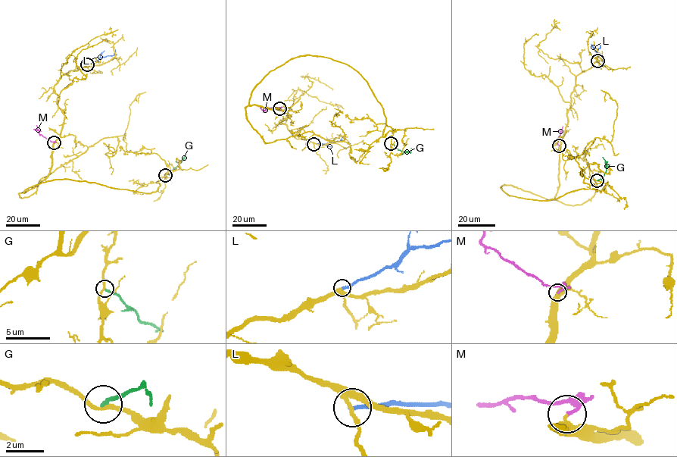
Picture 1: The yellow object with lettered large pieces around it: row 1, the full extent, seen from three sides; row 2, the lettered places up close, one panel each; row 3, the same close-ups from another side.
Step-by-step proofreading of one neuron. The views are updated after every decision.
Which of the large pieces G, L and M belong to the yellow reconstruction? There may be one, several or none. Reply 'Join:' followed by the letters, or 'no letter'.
Join: M

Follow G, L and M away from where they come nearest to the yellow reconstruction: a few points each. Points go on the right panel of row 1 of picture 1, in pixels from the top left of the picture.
G: (597, 180), (606, 171), (605, 161), (602, 157)
L: (597, 60), (597, 53), (591, 43)
M: (559, 145), (558, 138), (561, 132), (558, 130)

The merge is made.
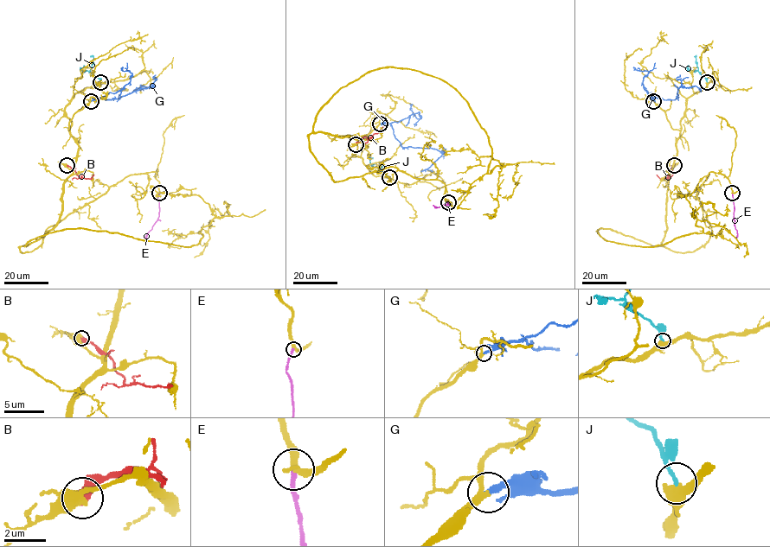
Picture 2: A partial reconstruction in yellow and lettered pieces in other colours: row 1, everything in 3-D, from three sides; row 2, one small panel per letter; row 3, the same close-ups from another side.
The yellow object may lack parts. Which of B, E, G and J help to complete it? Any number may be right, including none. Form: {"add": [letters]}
{"add": ["E"]}

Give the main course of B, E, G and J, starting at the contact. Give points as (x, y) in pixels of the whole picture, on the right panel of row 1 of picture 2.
B: (674, 165), (673, 174), (668, 178), (661, 178), (656, 174)
E: (732, 193), (737, 234), (735, 238)
G: (653, 100), (654, 98), (675, 99), (677, 88), (682, 86), (696, 85), (701, 92)
J: (707, 82), (697, 71), (689, 70), (688, 65)

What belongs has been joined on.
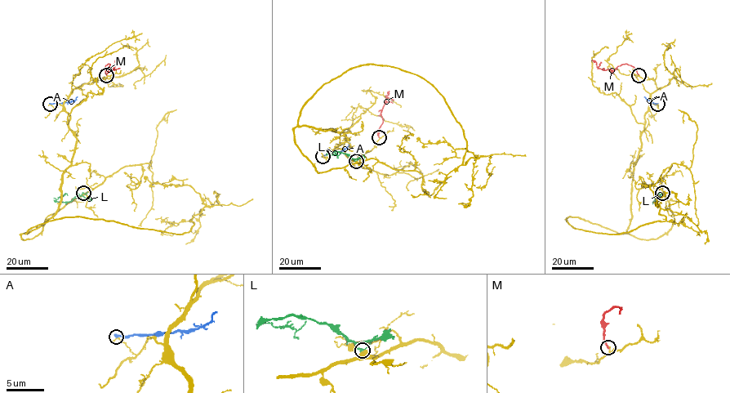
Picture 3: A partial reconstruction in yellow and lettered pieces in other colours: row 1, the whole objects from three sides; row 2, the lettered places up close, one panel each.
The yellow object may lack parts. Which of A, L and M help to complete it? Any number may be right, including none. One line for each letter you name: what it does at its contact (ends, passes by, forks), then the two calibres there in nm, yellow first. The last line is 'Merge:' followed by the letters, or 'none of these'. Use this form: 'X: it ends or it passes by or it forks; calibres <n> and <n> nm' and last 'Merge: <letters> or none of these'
Merge: none of these

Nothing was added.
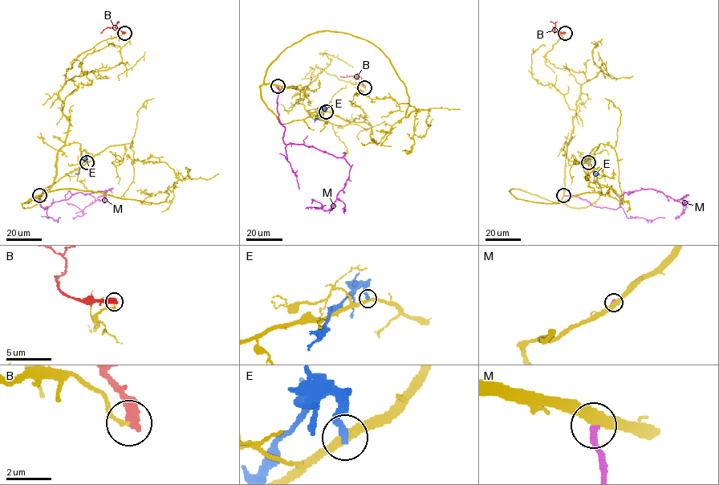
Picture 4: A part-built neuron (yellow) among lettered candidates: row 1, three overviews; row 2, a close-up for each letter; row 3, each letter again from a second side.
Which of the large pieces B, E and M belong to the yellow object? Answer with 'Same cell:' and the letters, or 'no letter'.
Same cell: no letter

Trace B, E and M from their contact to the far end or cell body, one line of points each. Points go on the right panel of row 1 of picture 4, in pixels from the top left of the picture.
B: (565, 33), (556, 32), (554, 27), (554, 33)
E: (588, 162), (599, 173)
M: (564, 195), (578, 196), (601, 208), (617, 209), (625, 193), (656, 189), (686, 205), (676, 218), (680, 218)

